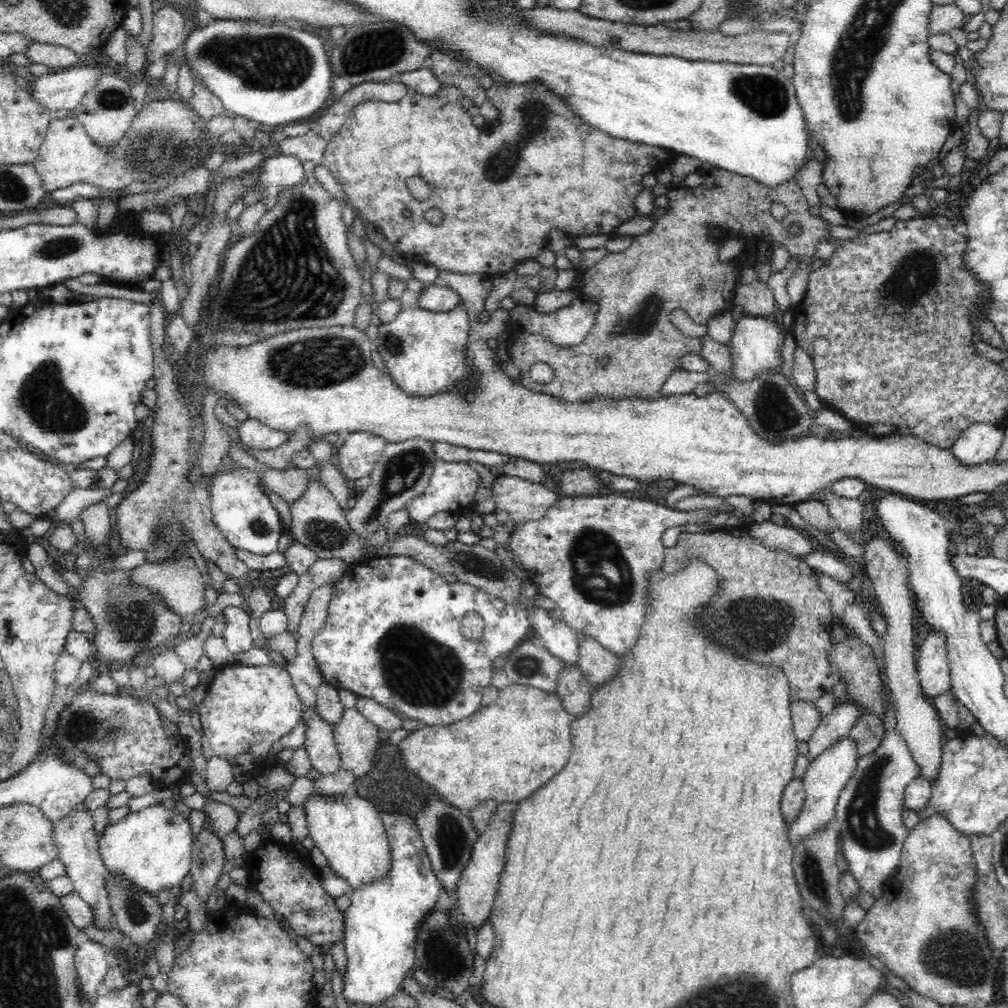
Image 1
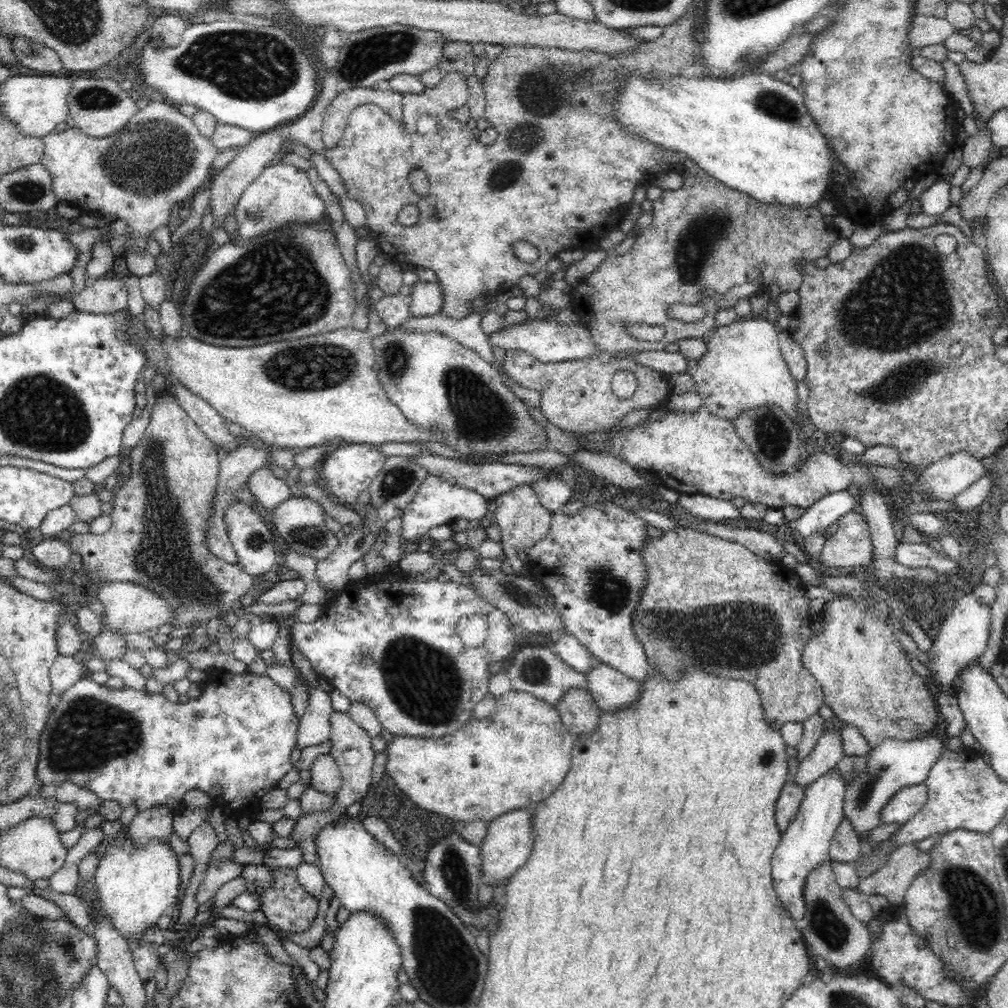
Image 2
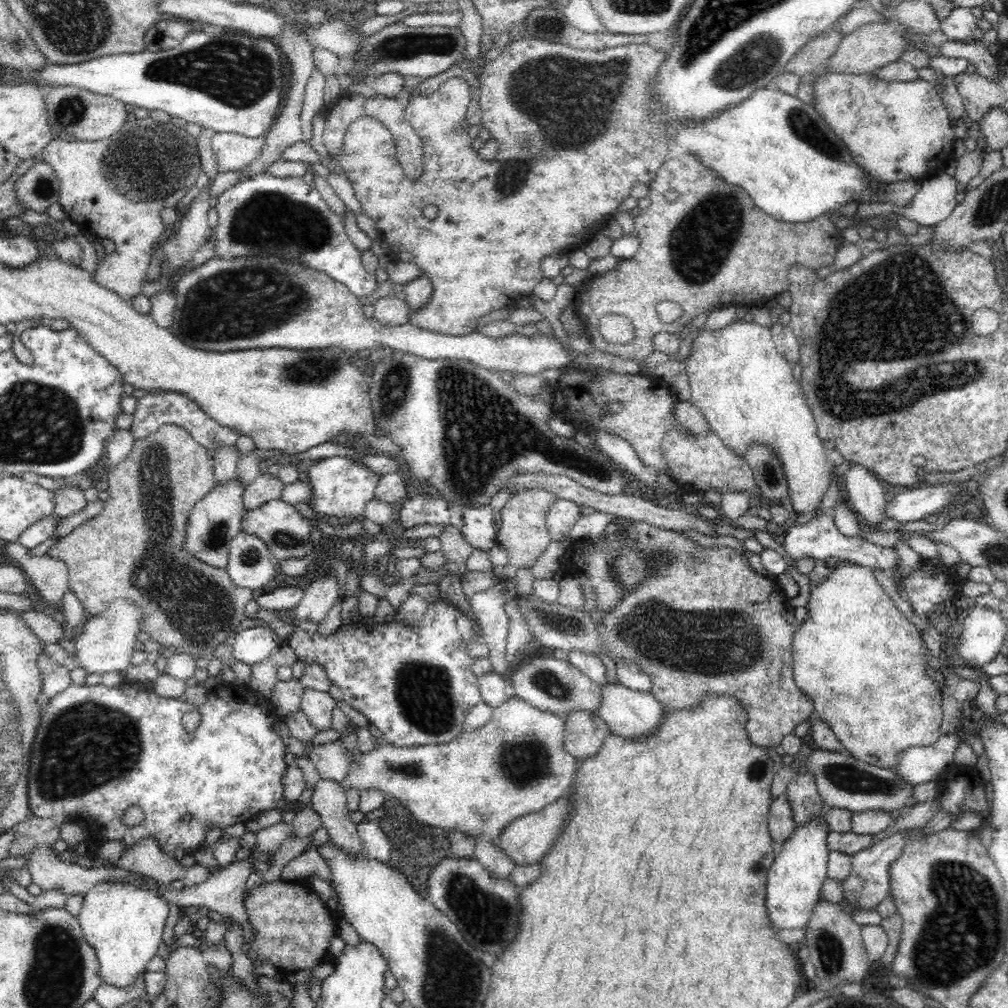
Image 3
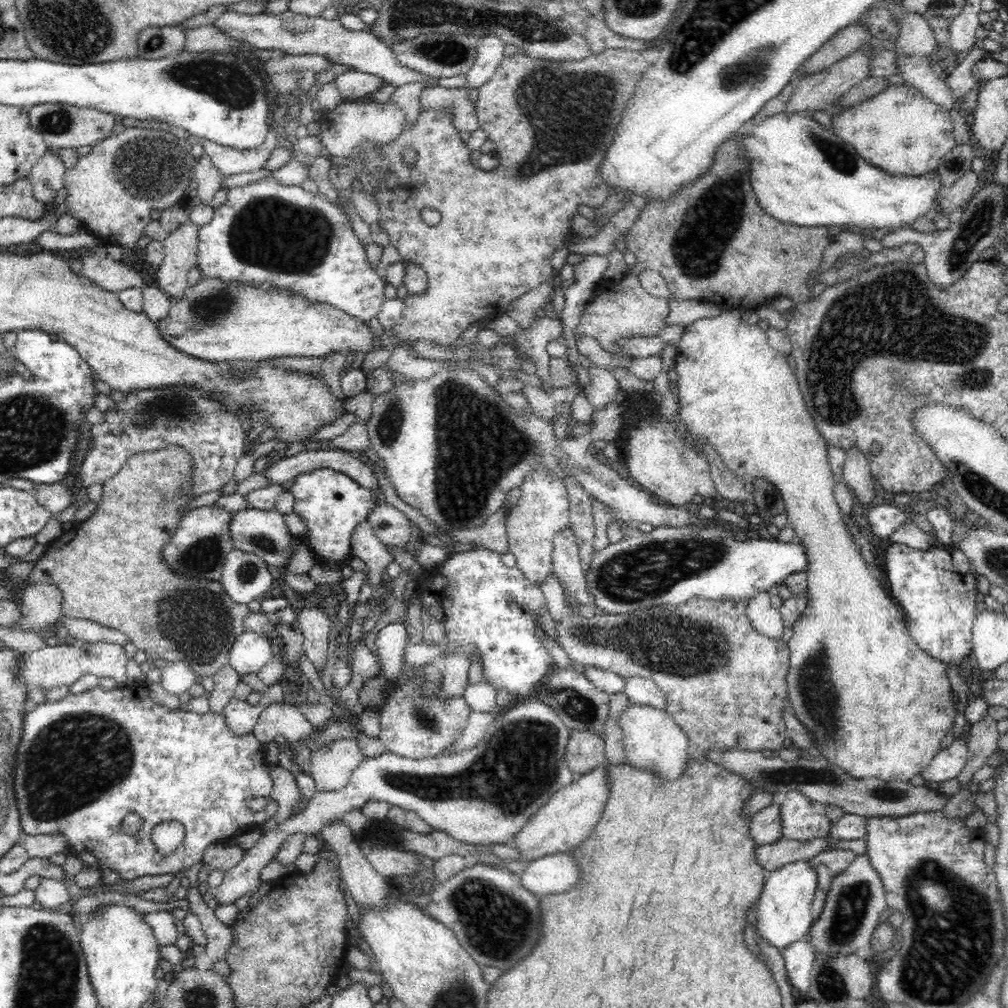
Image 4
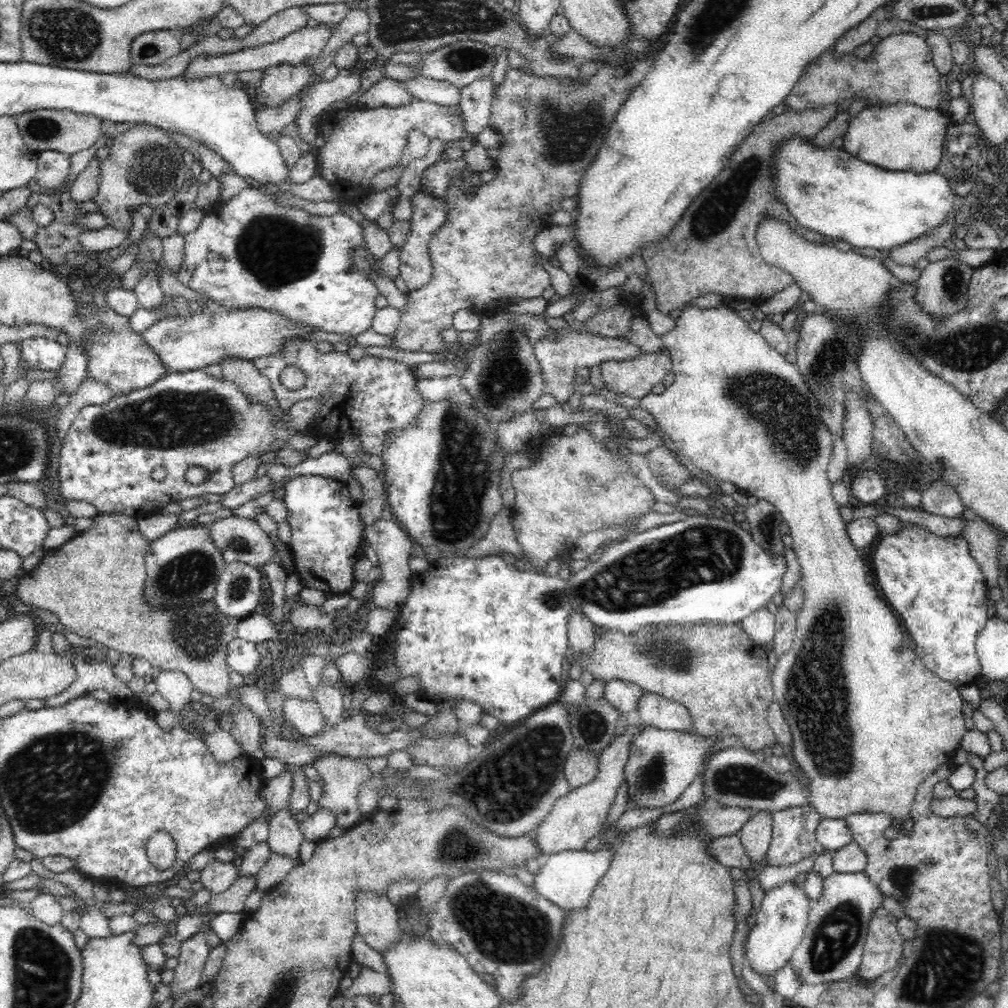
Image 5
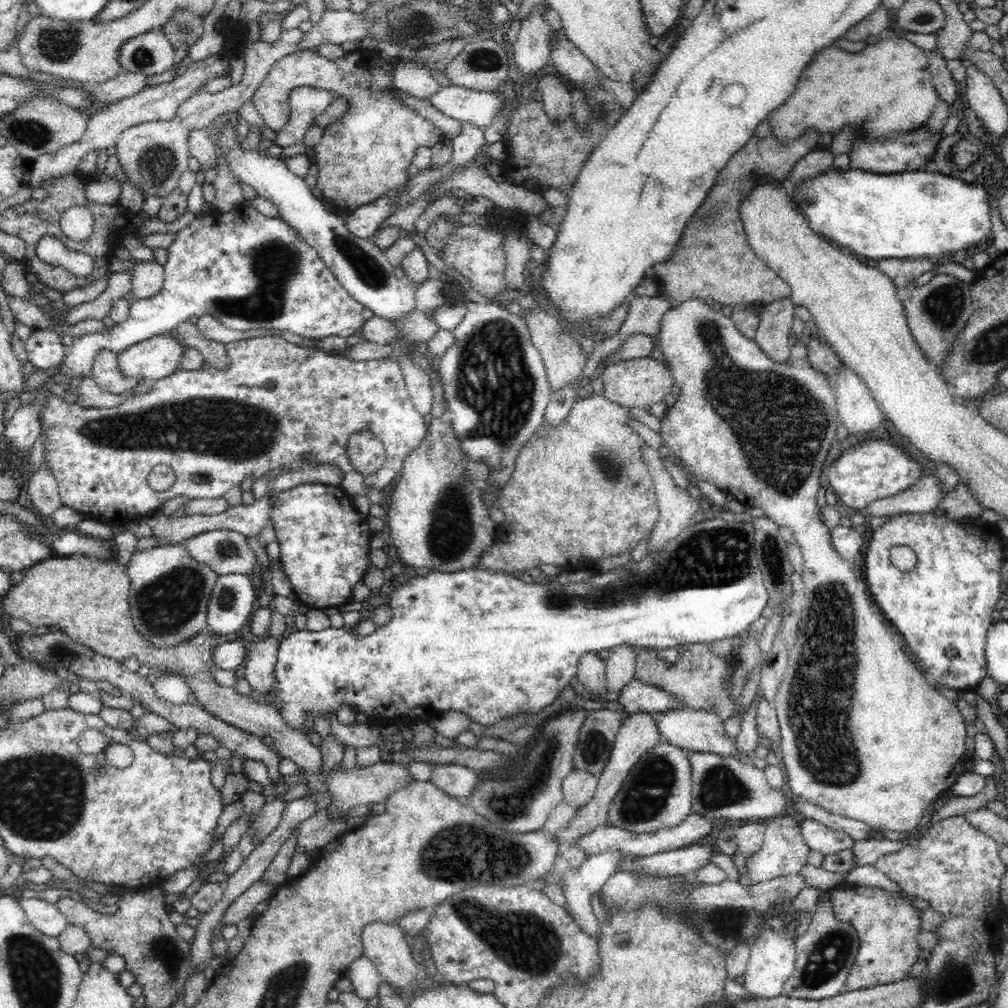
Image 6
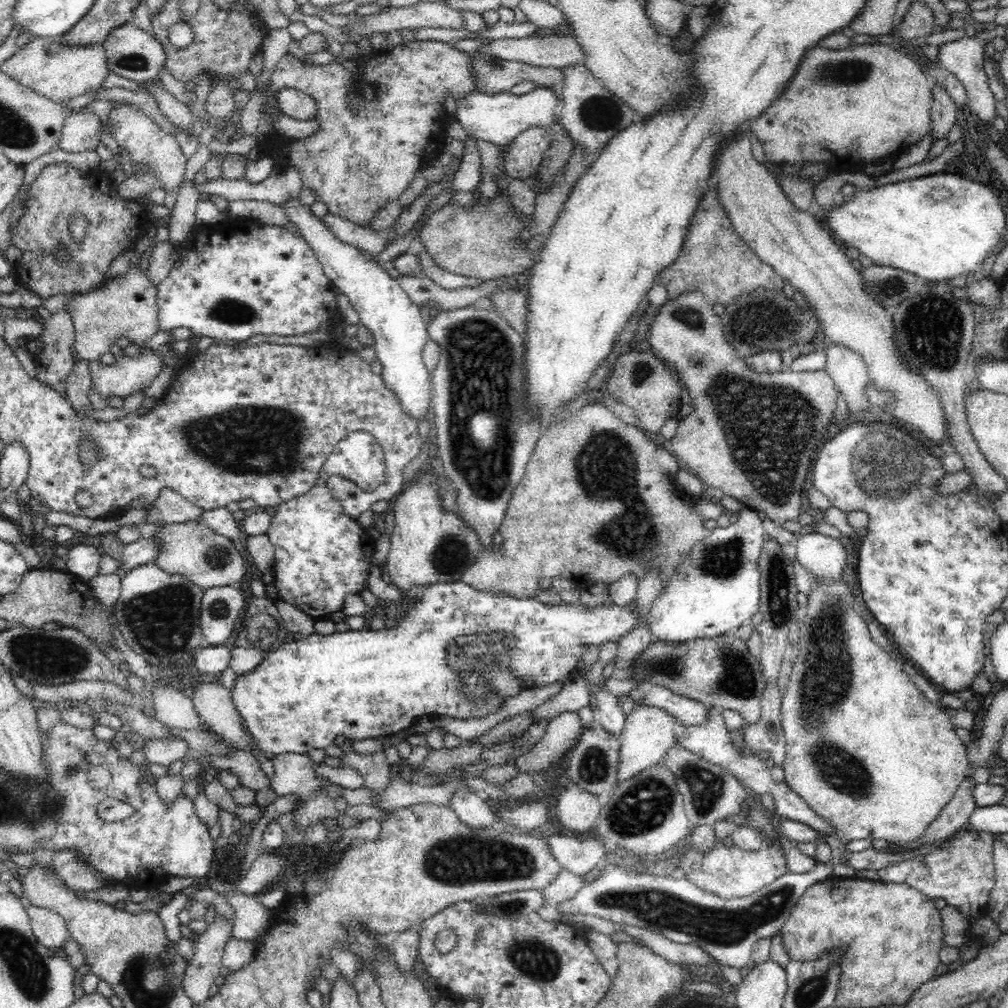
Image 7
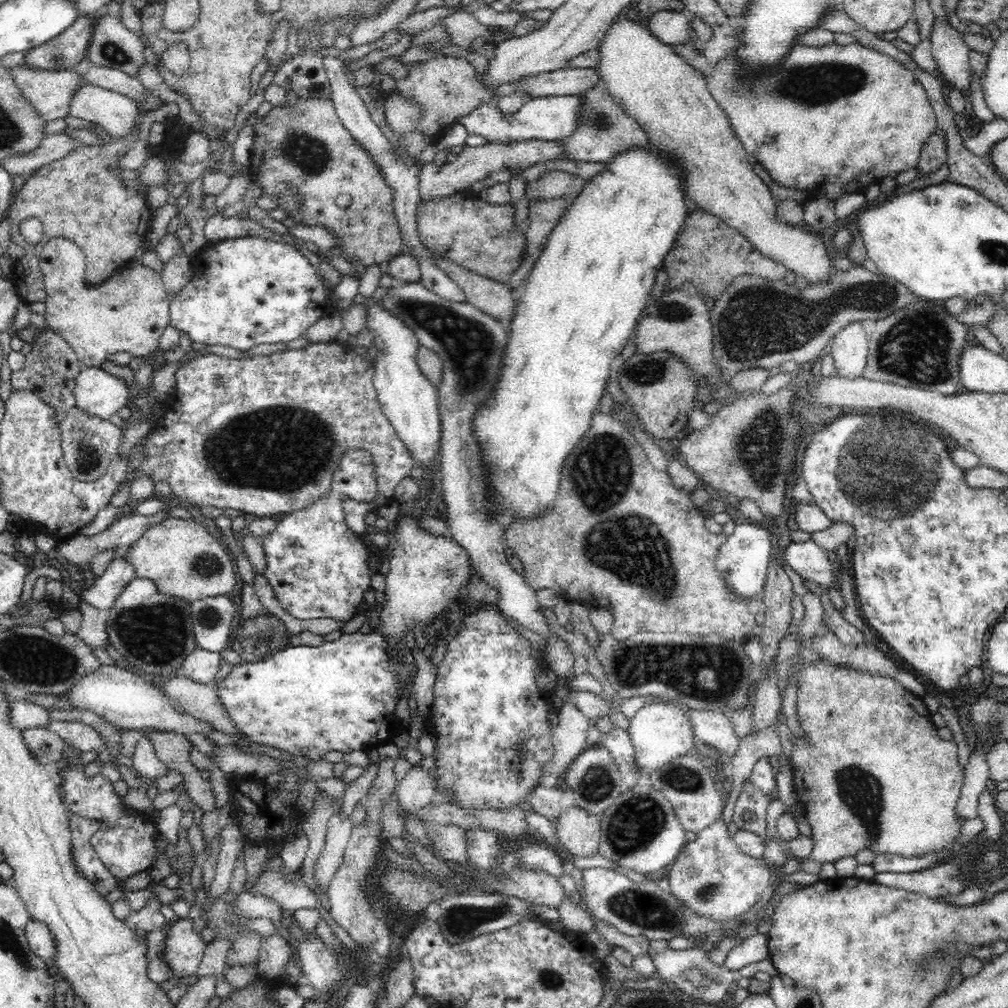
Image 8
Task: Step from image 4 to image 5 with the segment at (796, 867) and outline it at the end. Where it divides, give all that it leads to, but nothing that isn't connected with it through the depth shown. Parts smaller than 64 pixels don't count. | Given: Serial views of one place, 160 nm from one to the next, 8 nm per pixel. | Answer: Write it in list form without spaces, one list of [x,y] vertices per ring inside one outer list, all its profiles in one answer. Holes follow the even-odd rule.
[[[793,881],[772,888],[765,894],[760,911],[756,914],[756,924],[749,932],[745,958],[758,977],[762,980],[772,977],[774,980],[775,974],[790,962],[794,951],[804,938],[811,902]]]

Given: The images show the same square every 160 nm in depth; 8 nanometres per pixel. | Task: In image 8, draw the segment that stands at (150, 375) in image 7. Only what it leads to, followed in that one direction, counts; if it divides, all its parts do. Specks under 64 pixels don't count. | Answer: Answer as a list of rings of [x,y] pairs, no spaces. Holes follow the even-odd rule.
[[[82,367],[77,376],[74,398],[75,406],[91,418],[100,418],[103,422],[127,406],[130,396],[137,396],[134,384],[131,389],[118,377],[101,367]]]

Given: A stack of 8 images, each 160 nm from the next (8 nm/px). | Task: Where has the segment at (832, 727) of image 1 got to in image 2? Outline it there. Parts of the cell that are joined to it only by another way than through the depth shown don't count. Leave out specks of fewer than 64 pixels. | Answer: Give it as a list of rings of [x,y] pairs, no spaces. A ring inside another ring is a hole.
[[[828,730],[818,739],[812,754],[808,754],[799,764],[795,784],[805,791],[810,784],[818,782],[826,772],[833,770],[844,756],[840,733]]]

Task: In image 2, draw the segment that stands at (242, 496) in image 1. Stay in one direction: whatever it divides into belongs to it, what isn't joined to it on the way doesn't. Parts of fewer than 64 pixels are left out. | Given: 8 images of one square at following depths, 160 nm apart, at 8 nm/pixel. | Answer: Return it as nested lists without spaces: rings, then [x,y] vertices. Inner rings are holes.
[[[243,502],[225,512],[227,531],[236,552],[236,565],[255,578],[273,569],[278,555],[276,540],[262,519]]]

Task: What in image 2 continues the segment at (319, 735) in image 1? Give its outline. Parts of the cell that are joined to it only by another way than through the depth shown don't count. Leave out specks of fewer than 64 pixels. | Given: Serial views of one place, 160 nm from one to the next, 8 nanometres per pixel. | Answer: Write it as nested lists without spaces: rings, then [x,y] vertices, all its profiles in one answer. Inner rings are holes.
[[[331,755],[316,758],[310,771],[312,774],[310,786],[325,796],[331,796],[333,805],[337,804],[343,779],[334,758]]]

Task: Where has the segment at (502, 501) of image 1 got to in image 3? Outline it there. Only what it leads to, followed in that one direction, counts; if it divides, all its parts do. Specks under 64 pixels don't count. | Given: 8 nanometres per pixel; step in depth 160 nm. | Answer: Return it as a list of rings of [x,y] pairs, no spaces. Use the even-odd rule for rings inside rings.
[[[526,488],[519,491],[501,510],[501,525],[497,543],[509,554],[509,564],[516,568],[531,569],[551,544],[547,529],[547,512],[551,504],[560,499],[545,488]]]

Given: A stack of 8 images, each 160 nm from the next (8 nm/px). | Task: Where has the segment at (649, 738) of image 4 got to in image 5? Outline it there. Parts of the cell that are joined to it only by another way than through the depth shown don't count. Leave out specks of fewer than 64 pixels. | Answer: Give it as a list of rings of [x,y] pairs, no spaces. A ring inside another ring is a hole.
[[[644,724],[641,726],[642,730],[633,740],[630,758],[623,774],[628,786],[628,808],[663,810],[666,813],[669,804],[676,802],[700,774],[706,754],[714,748],[720,736],[704,738],[698,734],[658,730]]]

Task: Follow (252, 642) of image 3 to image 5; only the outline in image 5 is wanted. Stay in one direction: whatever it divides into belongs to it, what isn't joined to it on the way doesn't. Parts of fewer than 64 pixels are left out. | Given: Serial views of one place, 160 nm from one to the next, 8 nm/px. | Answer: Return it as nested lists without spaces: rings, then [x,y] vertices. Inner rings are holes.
[[[234,638],[226,646],[226,664],[228,668],[239,672],[250,680],[254,677],[254,668],[258,667],[260,658],[254,643]]]

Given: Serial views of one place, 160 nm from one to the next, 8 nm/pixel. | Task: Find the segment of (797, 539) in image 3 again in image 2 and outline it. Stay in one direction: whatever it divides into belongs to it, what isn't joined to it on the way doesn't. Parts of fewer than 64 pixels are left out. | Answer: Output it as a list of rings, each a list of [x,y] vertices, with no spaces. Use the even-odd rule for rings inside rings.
[[[847,491],[835,492],[823,496],[818,502],[810,505],[796,518],[794,530],[800,534],[800,538],[807,540],[809,536],[822,533],[824,540],[832,536],[828,534],[828,527],[834,524],[841,516],[852,511],[856,500]],[[900,542],[896,546],[895,562],[910,568],[924,568],[929,566],[934,568],[940,575],[958,574],[962,568],[959,563],[951,562],[940,551],[935,552],[932,548],[924,544],[910,544]]]

